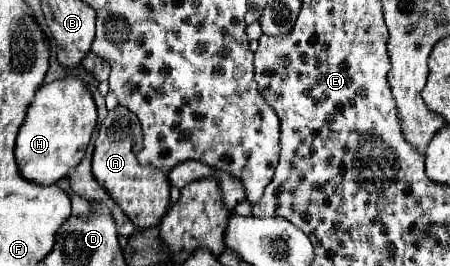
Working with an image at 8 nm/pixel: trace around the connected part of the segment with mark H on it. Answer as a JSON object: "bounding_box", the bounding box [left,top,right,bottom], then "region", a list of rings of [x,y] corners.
{"bounding_box":[16,77,96,185],"region":[[[66,77],[36,91],[36,99],[28,109],[26,121],[16,139],[16,163],[20,175],[40,185],[54,185],[76,167],[90,143],[96,127],[96,105],[86,83],[76,77]]]}

